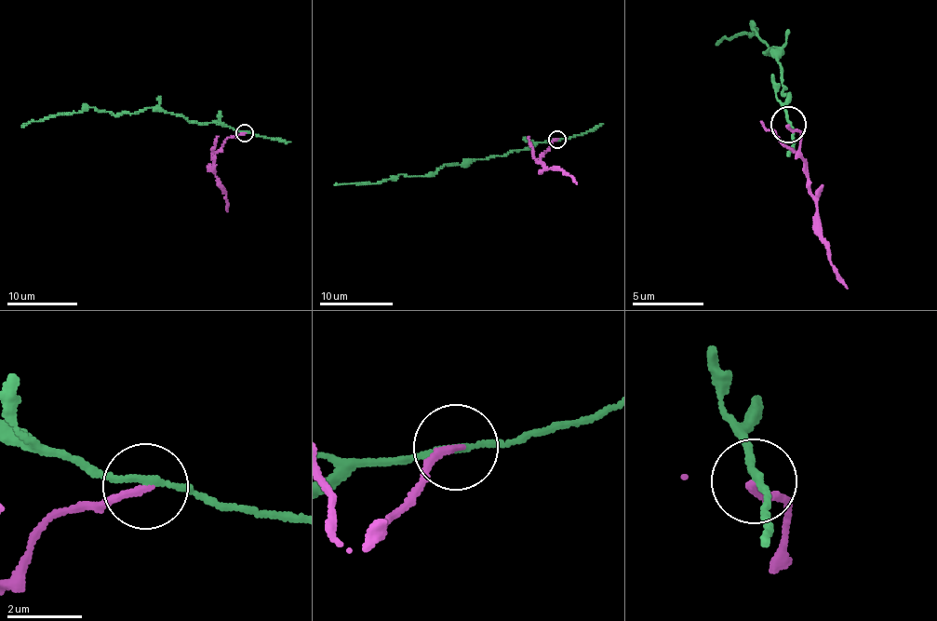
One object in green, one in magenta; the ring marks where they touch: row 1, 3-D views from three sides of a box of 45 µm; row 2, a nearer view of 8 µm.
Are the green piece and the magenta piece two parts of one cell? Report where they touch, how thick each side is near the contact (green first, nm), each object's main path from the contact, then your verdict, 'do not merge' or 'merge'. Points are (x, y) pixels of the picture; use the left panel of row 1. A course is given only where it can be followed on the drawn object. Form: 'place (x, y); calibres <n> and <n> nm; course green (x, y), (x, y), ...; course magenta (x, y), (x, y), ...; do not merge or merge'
place (245, 132); calibres 170 and 190 nm; course green (244, 133), (216, 122), (193, 123), (151, 107), (122, 114), (90, 107), (49, 114), (21, 127); course magenta (244, 133), (227, 139), (221, 150), (215, 155), (217, 183), (226, 195), (227, 211); do not merge

